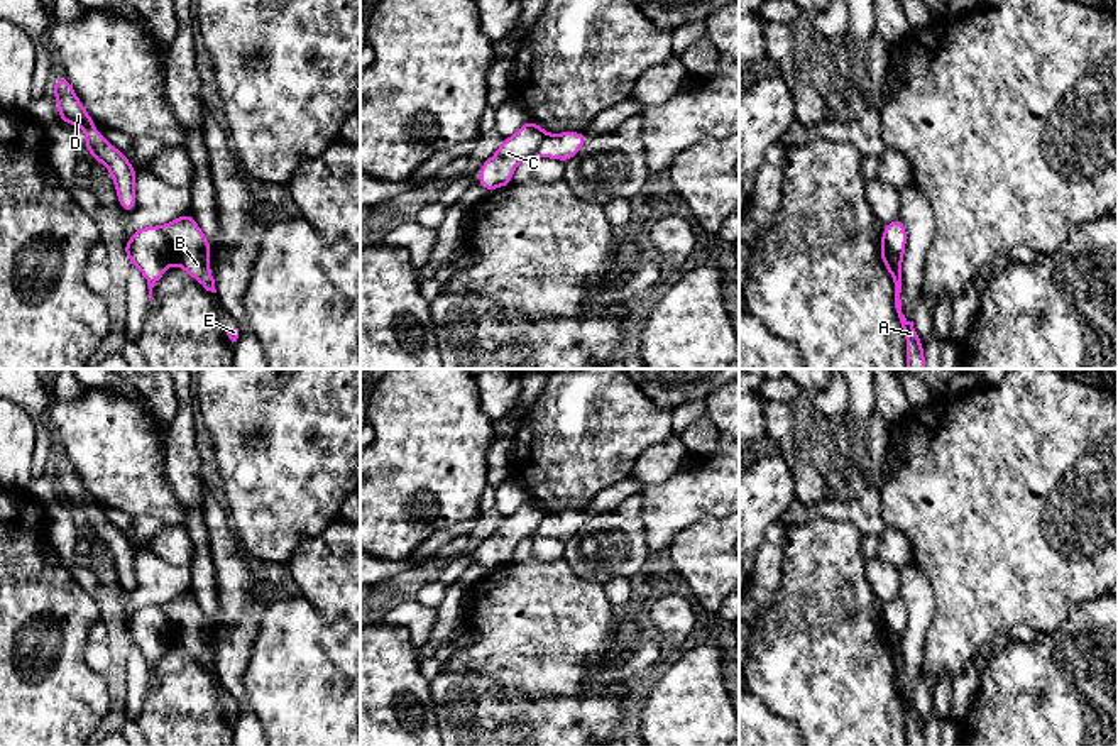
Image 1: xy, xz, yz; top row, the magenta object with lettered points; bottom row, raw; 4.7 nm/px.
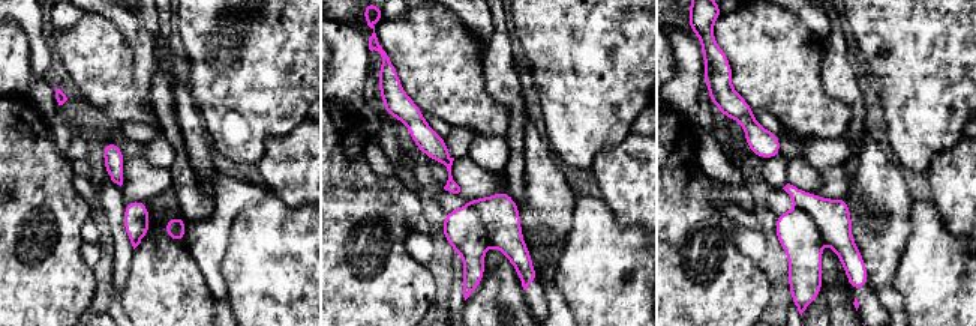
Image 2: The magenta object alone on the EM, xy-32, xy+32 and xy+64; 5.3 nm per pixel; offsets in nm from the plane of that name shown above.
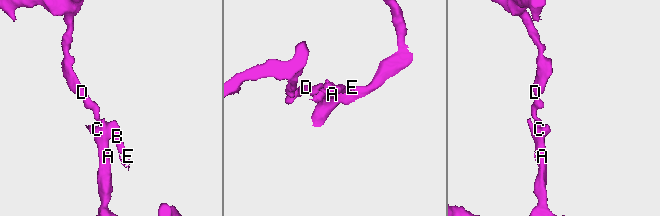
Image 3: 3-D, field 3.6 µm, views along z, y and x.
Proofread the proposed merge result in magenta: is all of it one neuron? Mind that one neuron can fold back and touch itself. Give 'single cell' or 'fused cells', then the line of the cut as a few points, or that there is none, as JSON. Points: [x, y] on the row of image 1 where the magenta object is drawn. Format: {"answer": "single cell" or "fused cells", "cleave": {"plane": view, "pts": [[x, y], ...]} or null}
{"answer": "fused cells", "cleave": {"plane": "xy", "pts": [[159, 227], [171, 261]]}}

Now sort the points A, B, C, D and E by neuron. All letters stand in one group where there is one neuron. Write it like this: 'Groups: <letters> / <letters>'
Groups: A C / B D E

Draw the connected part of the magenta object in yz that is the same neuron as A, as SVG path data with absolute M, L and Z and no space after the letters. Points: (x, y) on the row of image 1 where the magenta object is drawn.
M881 237L880 244L881 261L895 282L895 308L905 333L907 340L907 369L925 369L925 354L923 345L920 342L918 332L913 326L913 321L908 321L902 313L902 259L898 259L885 244L885 237Z

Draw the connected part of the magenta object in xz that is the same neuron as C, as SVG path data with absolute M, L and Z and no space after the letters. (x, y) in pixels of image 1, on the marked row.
M526 120L514 135L502 139L490 159L480 164L480 178L475 179L475 184L485 188L489 193L512 184L516 166L533 157L545 135L546 132L540 123Z

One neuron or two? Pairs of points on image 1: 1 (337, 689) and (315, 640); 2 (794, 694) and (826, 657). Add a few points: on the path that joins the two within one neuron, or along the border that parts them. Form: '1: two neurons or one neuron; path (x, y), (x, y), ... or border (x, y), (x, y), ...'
1: one neuron; path (325, 677), (315, 667), (315, 652)
2: one neuron; path (797, 684), (816, 665)

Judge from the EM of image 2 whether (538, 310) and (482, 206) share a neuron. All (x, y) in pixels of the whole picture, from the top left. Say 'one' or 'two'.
one

